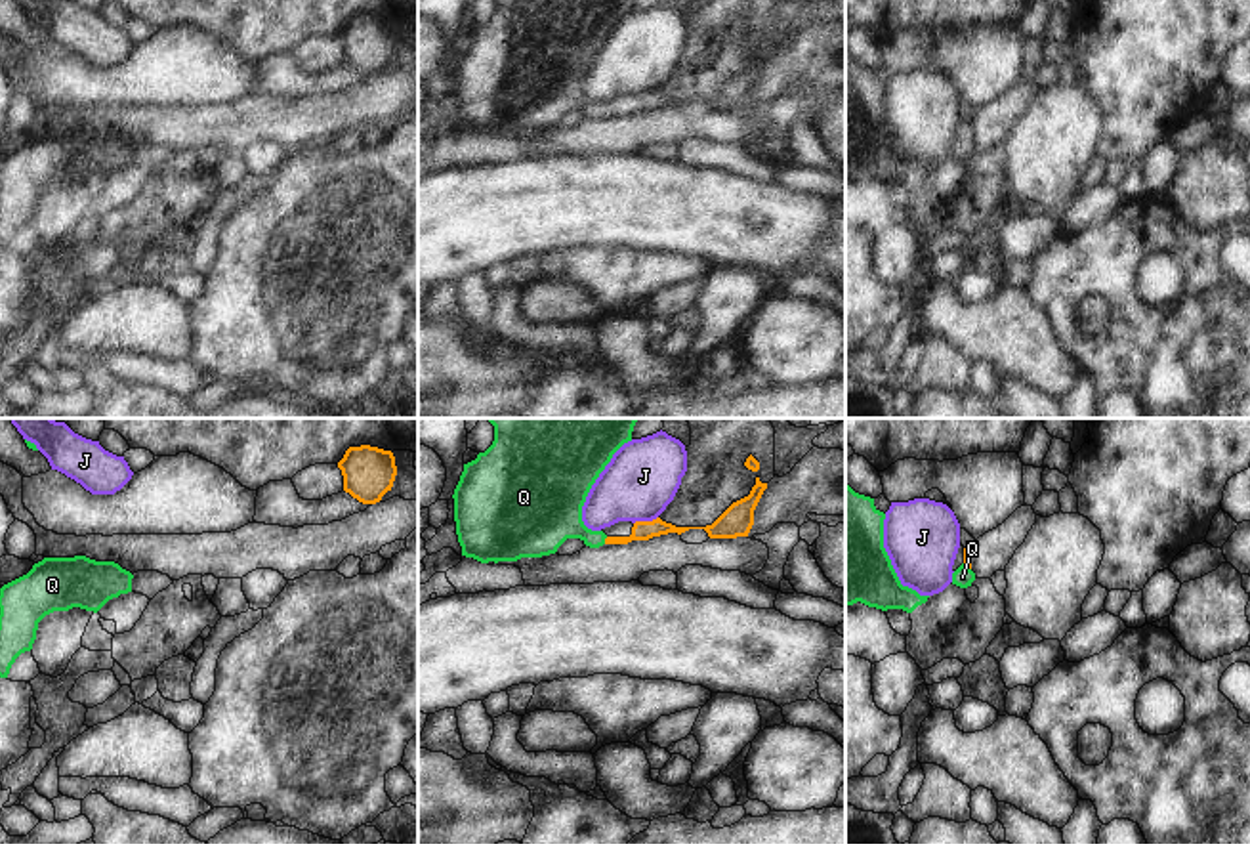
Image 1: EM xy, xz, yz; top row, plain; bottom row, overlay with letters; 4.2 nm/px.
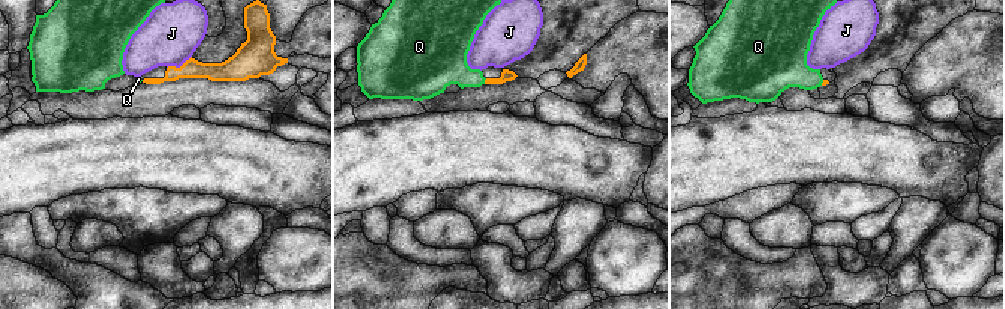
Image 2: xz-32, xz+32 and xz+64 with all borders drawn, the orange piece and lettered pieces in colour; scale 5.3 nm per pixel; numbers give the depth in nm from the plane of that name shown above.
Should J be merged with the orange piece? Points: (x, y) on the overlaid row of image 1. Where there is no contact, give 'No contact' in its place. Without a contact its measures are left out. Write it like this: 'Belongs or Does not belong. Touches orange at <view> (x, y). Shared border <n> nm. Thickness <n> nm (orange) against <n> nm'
Does not belong. Touches orange at xz (645, 522). Shared border 110 nm. Thickness 80 nm (orange) against 300 nm

